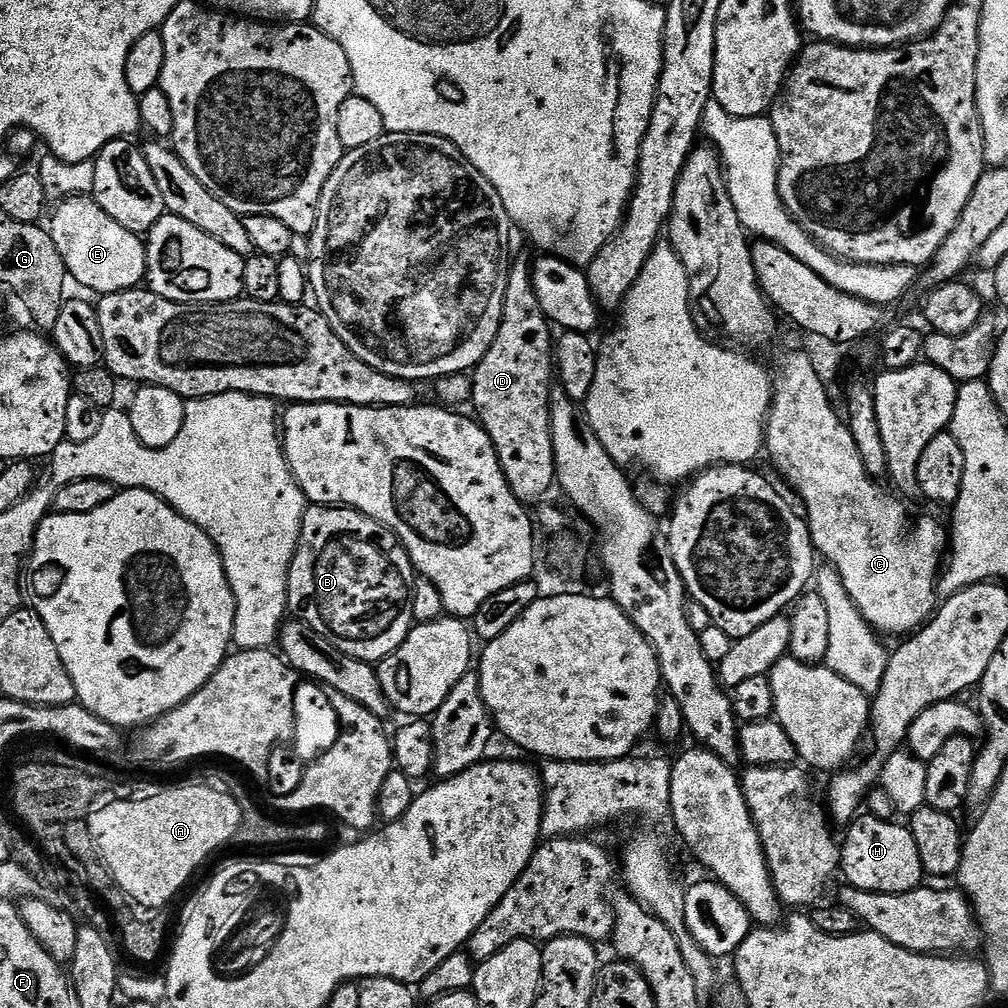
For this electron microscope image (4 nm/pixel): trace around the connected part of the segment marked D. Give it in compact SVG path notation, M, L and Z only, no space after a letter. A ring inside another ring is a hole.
M520 260L517 264L515 261L509 267L504 313L502 322L498 326L498 334L490 350L486 350L482 362L476 364L470 379L472 382L470 404L471 407L476 407L475 419L480 427L486 430L490 442L496 447L496 457L510 490L522 502L542 499L556 484L554 446L550 426L550 404L554 391L554 332L534 294L529 261Z

